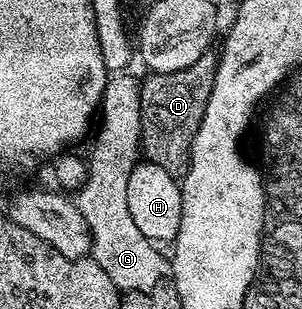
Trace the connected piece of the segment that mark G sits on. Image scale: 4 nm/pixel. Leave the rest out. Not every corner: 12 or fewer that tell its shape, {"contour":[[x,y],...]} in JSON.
{"contour":[[109,74],[75,192],[91,258],[120,292],[152,292],[170,259],[130,217],[140,85]]}

